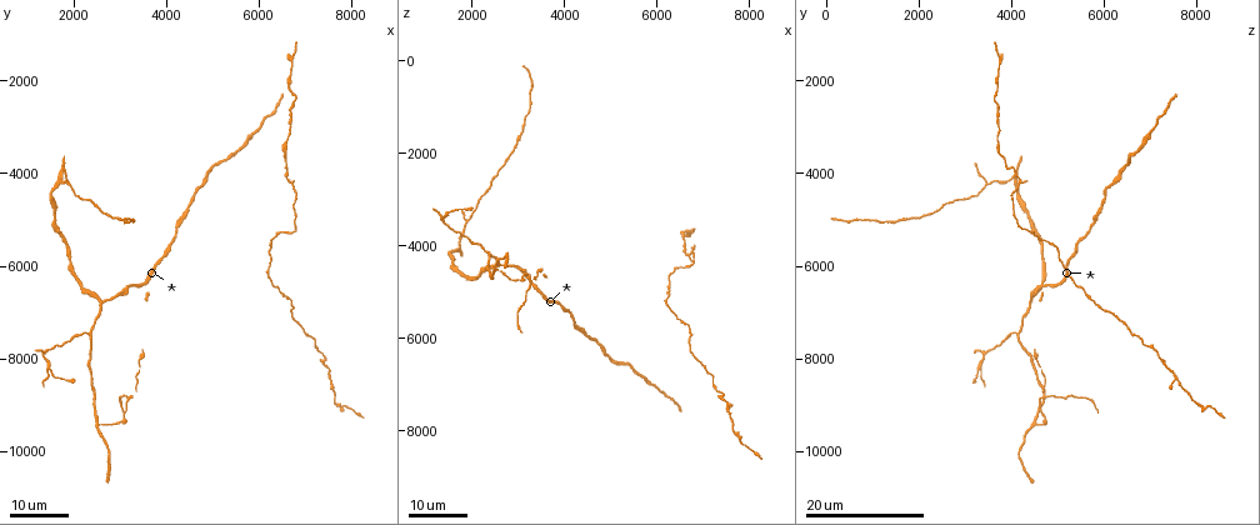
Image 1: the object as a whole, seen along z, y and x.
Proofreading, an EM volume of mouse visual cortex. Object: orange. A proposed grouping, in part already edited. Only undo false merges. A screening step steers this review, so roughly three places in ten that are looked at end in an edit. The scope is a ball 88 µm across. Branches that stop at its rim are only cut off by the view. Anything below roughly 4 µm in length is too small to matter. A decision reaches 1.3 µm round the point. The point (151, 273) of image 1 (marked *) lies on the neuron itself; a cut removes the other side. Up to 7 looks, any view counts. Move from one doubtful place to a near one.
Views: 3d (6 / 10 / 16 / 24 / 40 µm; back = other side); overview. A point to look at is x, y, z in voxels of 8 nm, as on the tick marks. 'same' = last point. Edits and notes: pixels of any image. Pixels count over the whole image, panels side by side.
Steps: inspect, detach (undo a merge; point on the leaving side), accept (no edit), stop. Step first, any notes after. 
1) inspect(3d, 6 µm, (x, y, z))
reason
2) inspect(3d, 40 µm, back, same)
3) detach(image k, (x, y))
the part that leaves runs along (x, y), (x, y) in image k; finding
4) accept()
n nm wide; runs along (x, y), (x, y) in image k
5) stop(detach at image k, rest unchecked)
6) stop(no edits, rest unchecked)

inspect(3d, 24 µm, (2300, 7500, 4150))
three arms meet

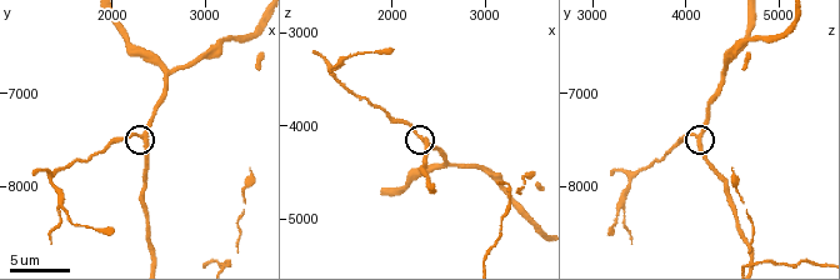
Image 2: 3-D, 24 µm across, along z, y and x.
inspect(3d, 10 µm, (2350, 7450, 4150))

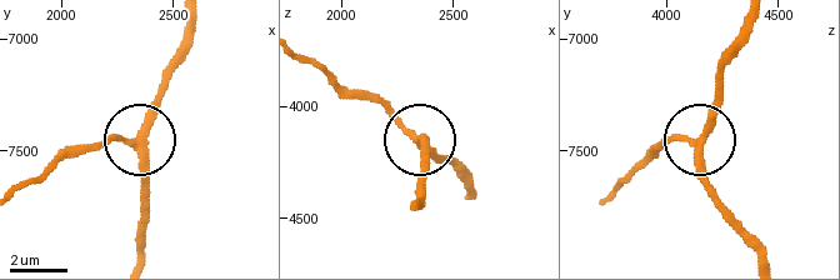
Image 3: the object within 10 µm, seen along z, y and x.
accept()
3 arms; runs along (193, 25), (146, 133), (91, 145) in image 3; one neuron here

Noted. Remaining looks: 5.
inspect(3d, 16 µm, (3250, 8850, 4650))
three-way junction

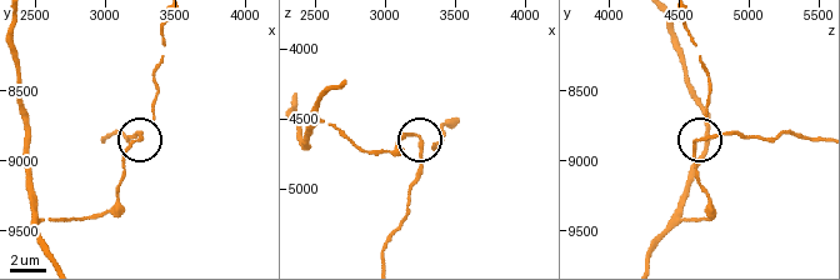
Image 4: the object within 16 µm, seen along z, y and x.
inspect(3d, 6 µm, (3260, 8860, 4680))

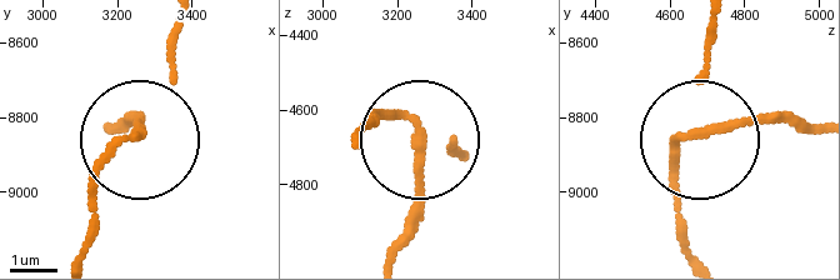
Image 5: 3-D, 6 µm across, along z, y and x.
detach(image 5, (138, 119))
the part that leaves runs along (684, 140), (775, 116), (811, 124) in image 5; a second neuron is stuck on

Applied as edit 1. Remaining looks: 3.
inspect(3d, 16 µm, (2500, 9500, 4450))
arms part here

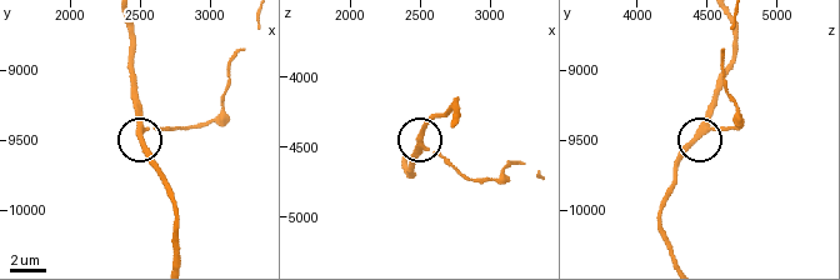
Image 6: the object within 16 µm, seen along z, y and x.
inspect(3d, 6 µm, (2500, 9420, 4500))

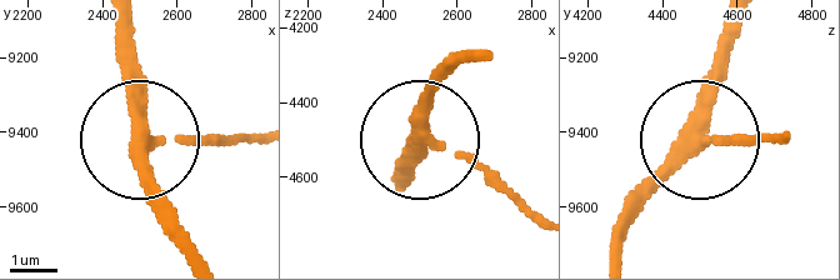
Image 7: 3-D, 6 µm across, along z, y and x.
accept()
3 arms; runs along (399, 184), (443, 60) in image 7; continuous, no second neuron

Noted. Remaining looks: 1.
stop(detach at image 5, rest unchecked)

